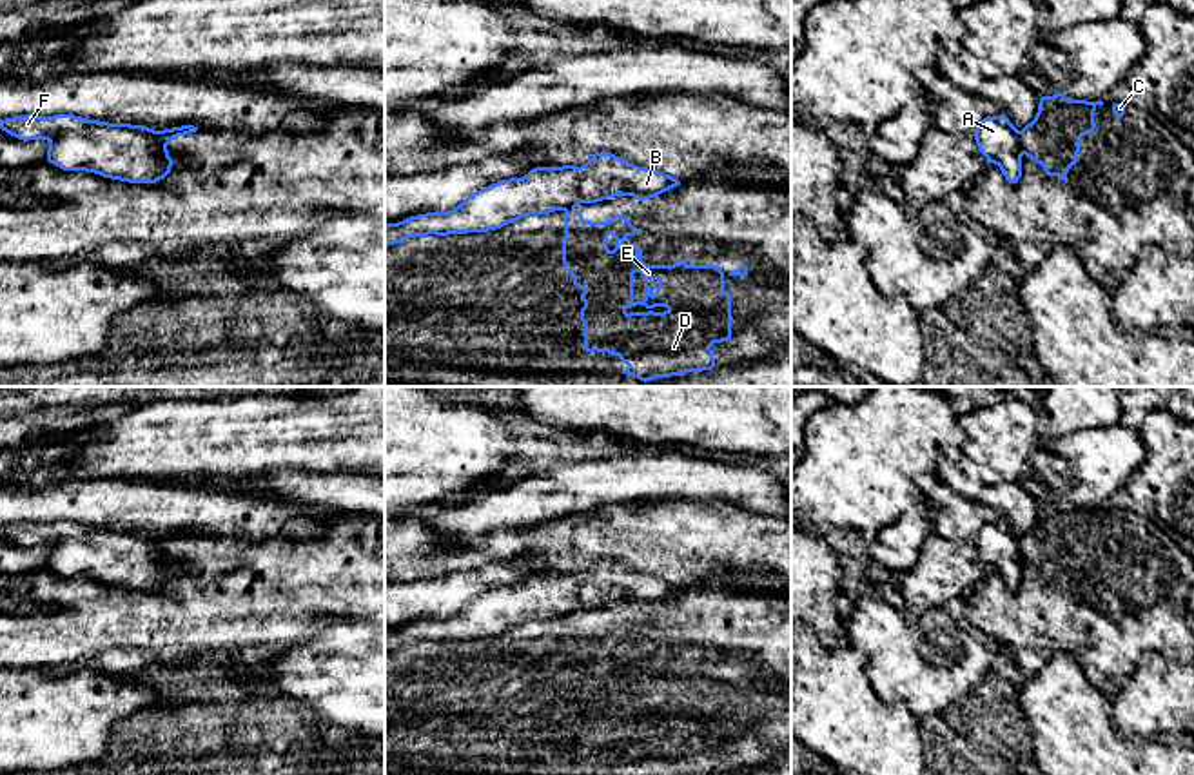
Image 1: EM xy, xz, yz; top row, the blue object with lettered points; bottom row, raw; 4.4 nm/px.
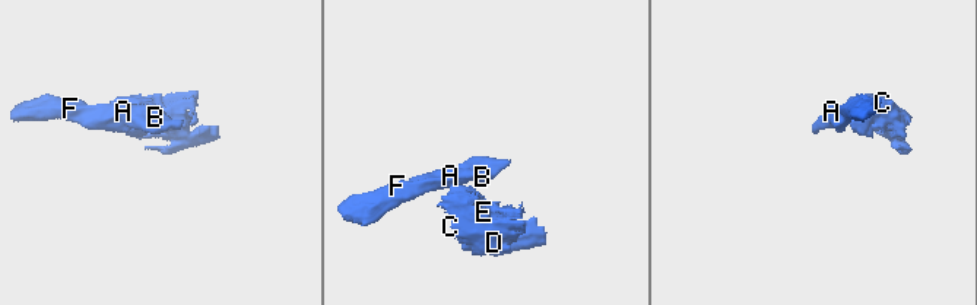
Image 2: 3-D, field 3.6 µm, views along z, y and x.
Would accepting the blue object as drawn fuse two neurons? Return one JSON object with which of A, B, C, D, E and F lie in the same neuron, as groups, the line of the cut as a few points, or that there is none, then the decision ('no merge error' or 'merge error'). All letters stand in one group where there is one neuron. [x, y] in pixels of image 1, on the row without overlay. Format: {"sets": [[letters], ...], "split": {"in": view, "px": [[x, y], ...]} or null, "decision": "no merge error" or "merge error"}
{"sets": [["A", "B", "F"], ["C", "D", "E"]], "split": {"in": "yz", "px": [[1017, 538], [1022, 561]]}, "decision": "merge error"}

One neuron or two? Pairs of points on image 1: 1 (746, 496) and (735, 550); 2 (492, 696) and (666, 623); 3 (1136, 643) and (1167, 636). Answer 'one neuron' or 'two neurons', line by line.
1: two neurons
2: one neuron
3: one neuron

